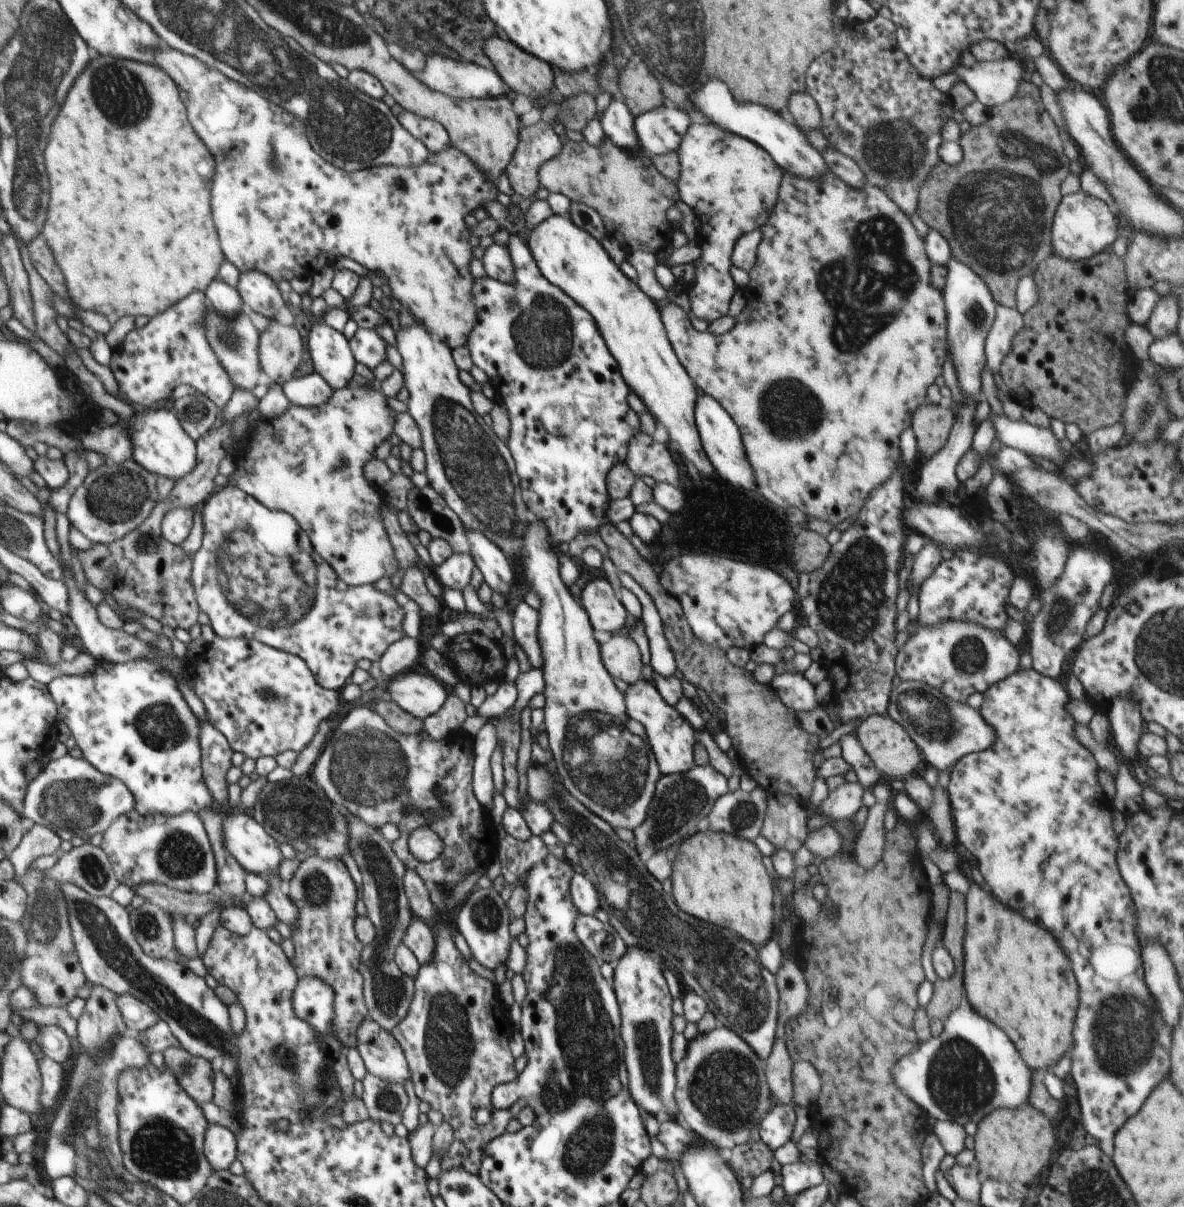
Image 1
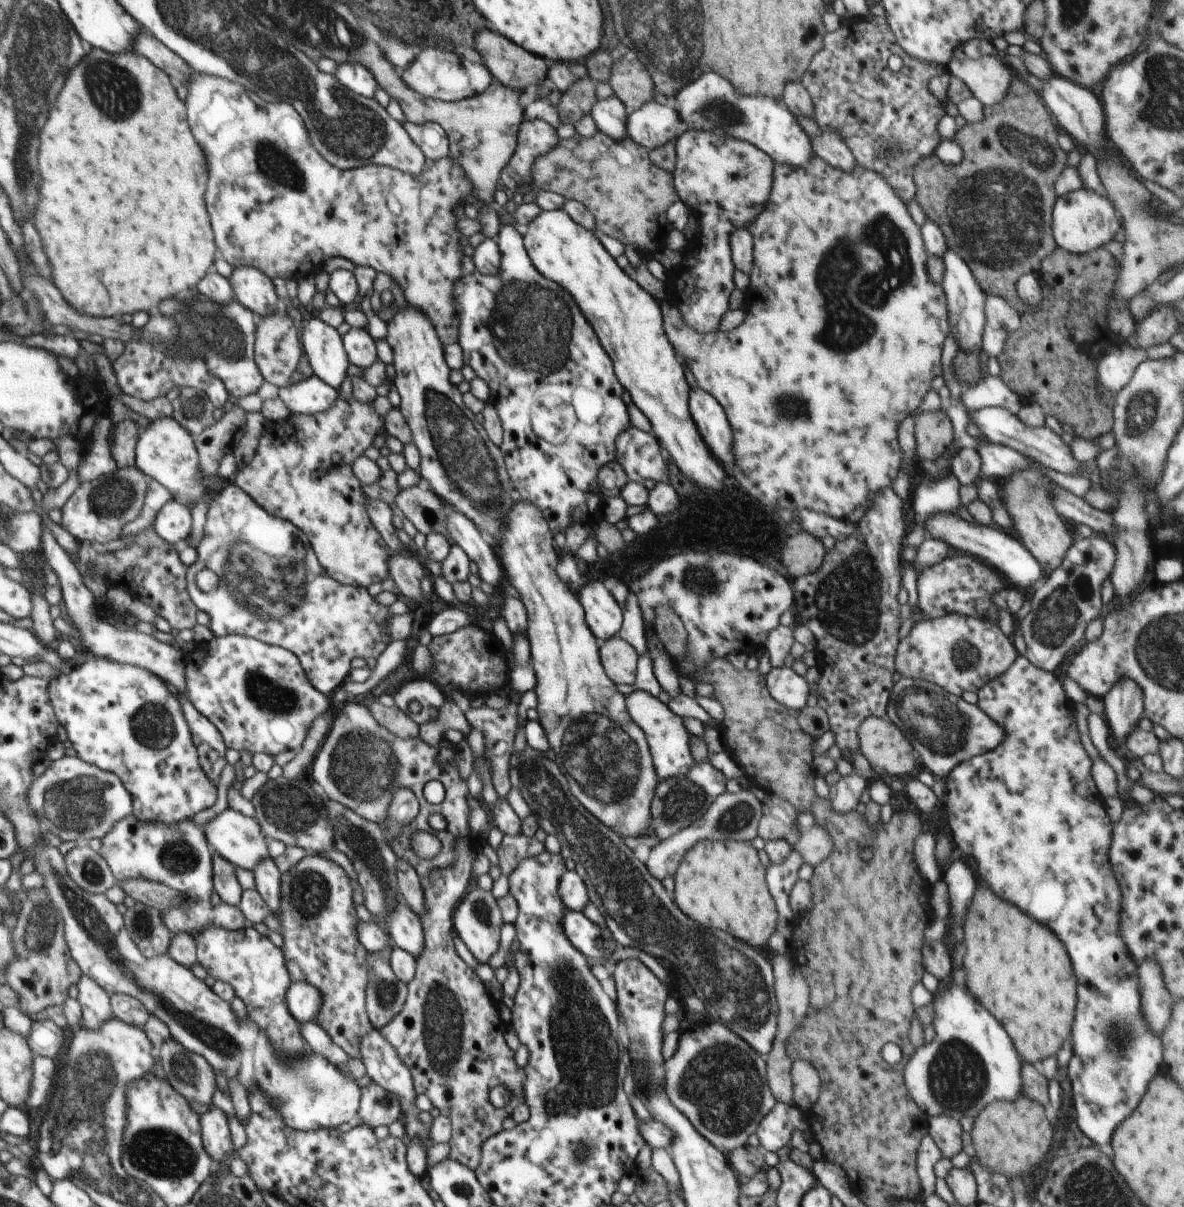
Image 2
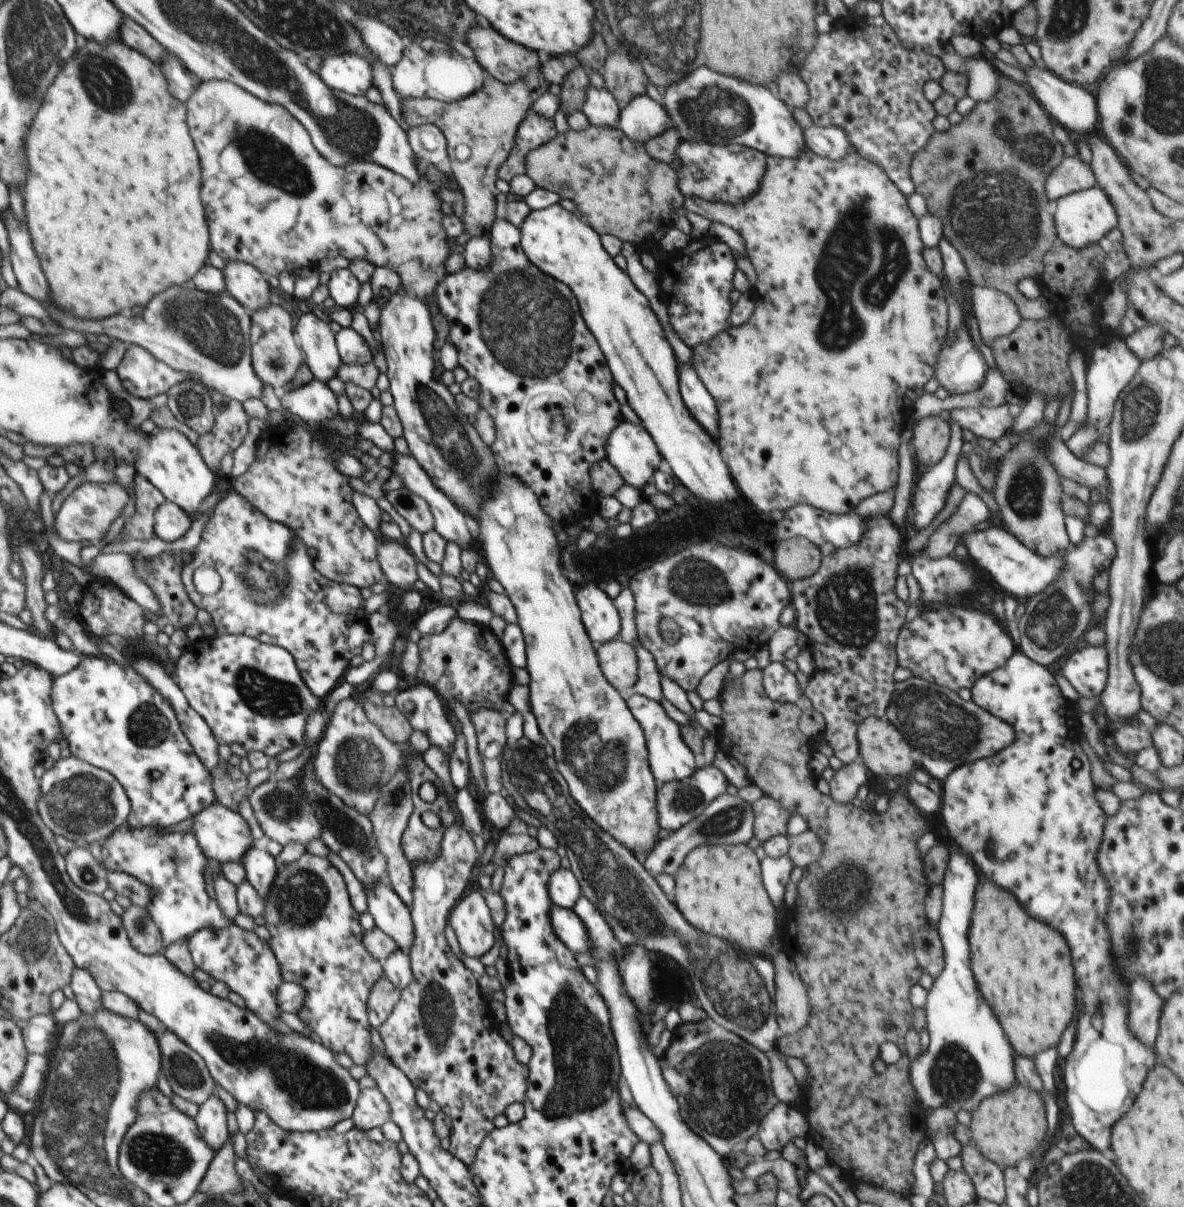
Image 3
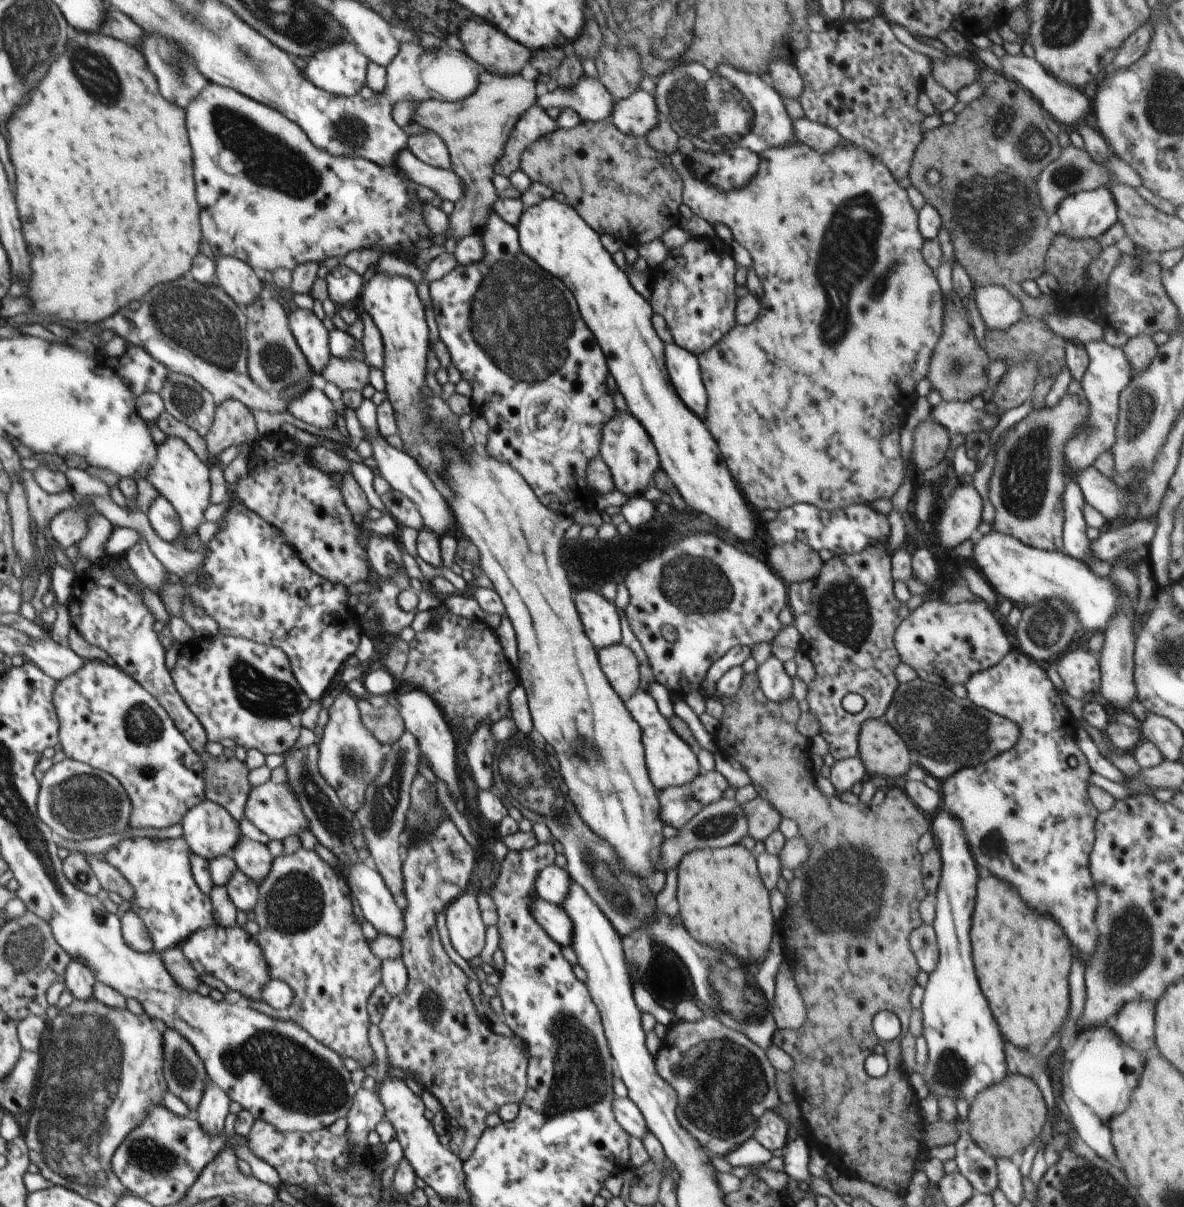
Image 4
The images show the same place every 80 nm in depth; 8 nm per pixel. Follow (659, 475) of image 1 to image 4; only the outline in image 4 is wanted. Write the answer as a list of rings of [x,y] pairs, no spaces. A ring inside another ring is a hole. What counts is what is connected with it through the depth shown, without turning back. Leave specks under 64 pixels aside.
[[[617,410],[615,417],[605,424],[602,431],[599,454],[610,469],[615,490],[618,489],[620,492],[626,493],[630,498],[641,496],[651,486],[654,473],[660,470],[661,466],[656,447],[652,440],[650,440],[650,435],[646,432],[642,424],[640,424],[640,421],[636,420],[636,417],[630,414],[630,412],[625,414]]]

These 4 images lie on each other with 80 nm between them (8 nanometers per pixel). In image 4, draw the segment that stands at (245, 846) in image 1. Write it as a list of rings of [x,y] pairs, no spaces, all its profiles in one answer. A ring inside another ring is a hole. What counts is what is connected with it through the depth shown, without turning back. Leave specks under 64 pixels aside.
[[[208,799],[191,808],[180,823],[191,852],[208,861],[227,855],[242,836],[240,823],[223,806]]]

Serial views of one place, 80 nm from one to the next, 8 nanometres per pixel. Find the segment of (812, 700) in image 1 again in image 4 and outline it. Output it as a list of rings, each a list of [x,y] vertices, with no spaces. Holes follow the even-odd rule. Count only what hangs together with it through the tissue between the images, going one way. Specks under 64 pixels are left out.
[[[773,654],[765,663],[757,666],[756,675],[768,700],[780,702],[793,698],[793,678],[786,673],[783,662]]]

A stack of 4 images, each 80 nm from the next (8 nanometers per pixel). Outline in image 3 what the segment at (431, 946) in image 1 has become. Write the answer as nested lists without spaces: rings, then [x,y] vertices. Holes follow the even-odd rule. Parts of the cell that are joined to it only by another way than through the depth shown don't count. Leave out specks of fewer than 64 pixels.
[[[382,882],[377,883],[374,886],[375,888],[372,891],[368,891],[366,888],[365,890],[367,894],[367,907],[375,920],[375,926],[380,927],[382,932],[385,932],[388,936],[391,936],[396,941],[398,948],[408,953],[412,948],[415,939],[415,930],[411,910],[402,902],[402,899],[394,892],[394,890],[392,890],[389,884],[384,884],[384,882]]]

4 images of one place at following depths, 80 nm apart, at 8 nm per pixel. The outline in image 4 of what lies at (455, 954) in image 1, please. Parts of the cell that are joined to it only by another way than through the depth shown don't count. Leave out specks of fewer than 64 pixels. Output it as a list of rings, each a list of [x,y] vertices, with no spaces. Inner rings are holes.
[[[451,820],[442,821],[439,826],[432,832],[427,833],[426,838],[414,840],[405,847],[404,844],[404,859],[403,859],[403,879],[405,884],[405,895],[407,896],[407,907],[404,910],[405,916],[405,929],[400,938],[401,942],[401,961],[405,964],[409,979],[406,988],[397,994],[387,1005],[384,1011],[384,1016],[379,1022],[378,1026],[380,1032],[383,1034],[384,1042],[387,1048],[387,1056],[389,1064],[394,1069],[402,1069],[407,1073],[406,1078],[415,1080],[418,1084],[423,1086],[423,1089],[432,1093],[442,1105],[442,1110],[448,1116],[448,1131],[450,1132],[451,1140],[449,1142],[449,1149],[456,1155],[462,1162],[469,1159],[472,1156],[475,1146],[478,1144],[478,1139],[482,1136],[482,1133],[488,1128],[486,1126],[486,1118],[492,1112],[498,1112],[498,1109],[505,1104],[516,1103],[520,1104],[525,1097],[527,1087],[527,1066],[528,1059],[522,1054],[522,1050],[527,1048],[527,1045],[517,1036],[514,1038],[508,1038],[504,1035],[495,1033],[489,1029],[489,1026],[481,1020],[477,1015],[472,997],[467,989],[469,978],[464,970],[460,969],[456,963],[454,963],[448,954],[444,951],[442,943],[440,943],[440,935],[438,935],[438,929],[436,929],[436,916],[440,912],[445,912],[445,908],[453,901],[456,900],[460,894],[464,893],[468,882],[470,882],[470,876],[472,876],[472,870],[474,870],[474,862],[476,862],[476,852],[474,848],[464,839],[464,836],[458,831],[458,828]]]

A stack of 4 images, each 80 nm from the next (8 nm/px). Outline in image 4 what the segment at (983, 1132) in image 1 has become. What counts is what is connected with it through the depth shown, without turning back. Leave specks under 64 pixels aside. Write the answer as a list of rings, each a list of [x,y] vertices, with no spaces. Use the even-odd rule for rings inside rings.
[[[1008,1073],[998,1084],[979,1092],[969,1106],[970,1135],[986,1154],[995,1159],[1010,1159],[1016,1152],[1024,1153],[1026,1146],[1037,1142],[1047,1114],[1048,1108],[1038,1085],[1030,1077]]]

